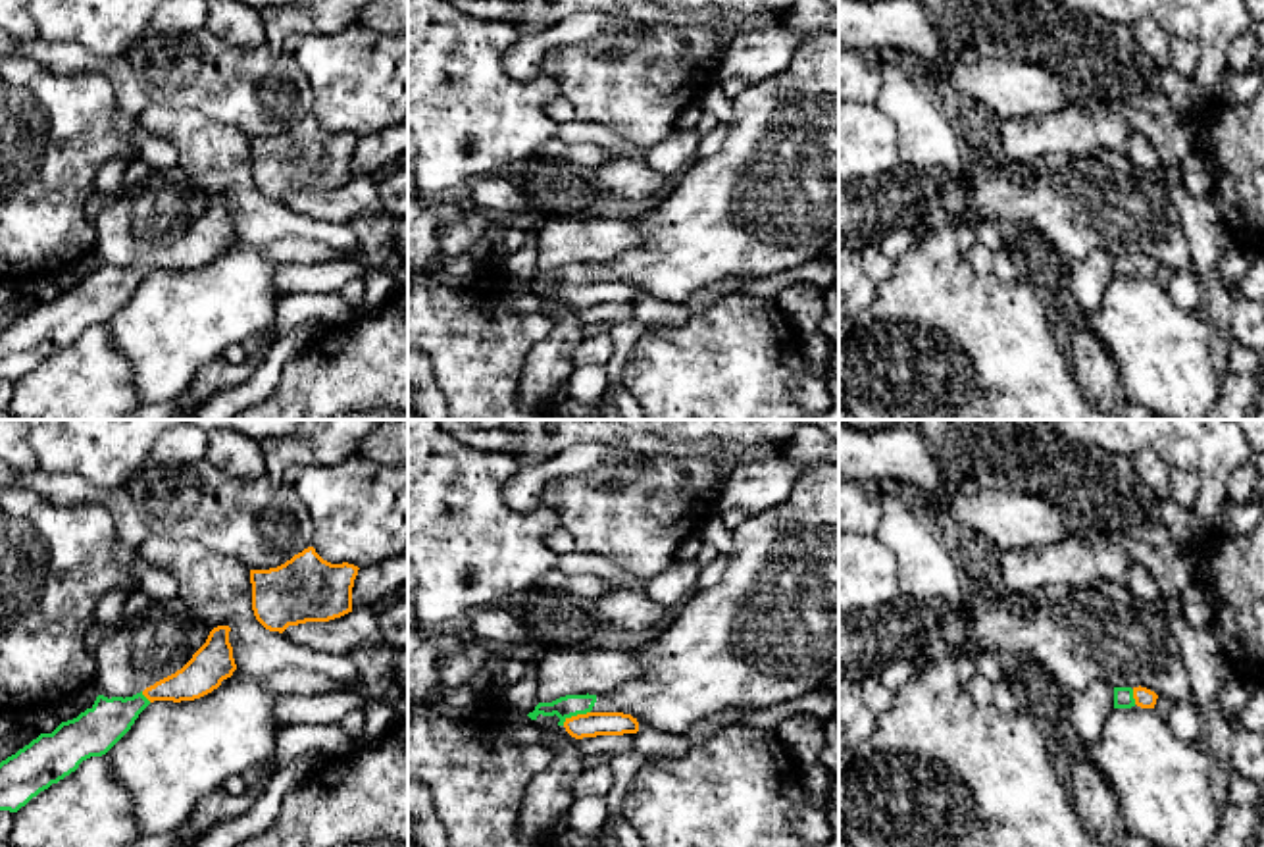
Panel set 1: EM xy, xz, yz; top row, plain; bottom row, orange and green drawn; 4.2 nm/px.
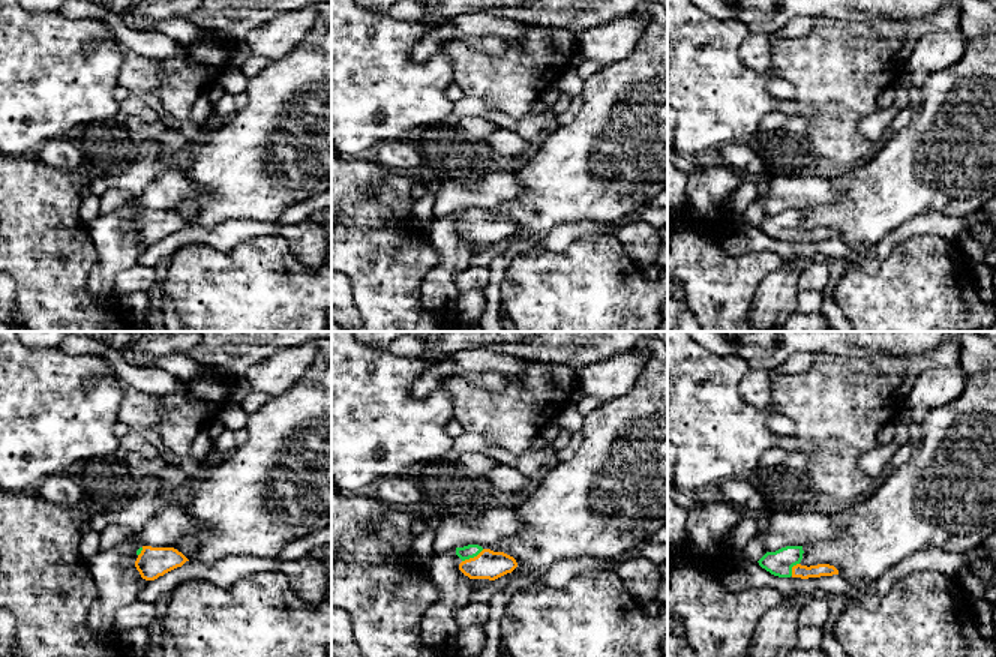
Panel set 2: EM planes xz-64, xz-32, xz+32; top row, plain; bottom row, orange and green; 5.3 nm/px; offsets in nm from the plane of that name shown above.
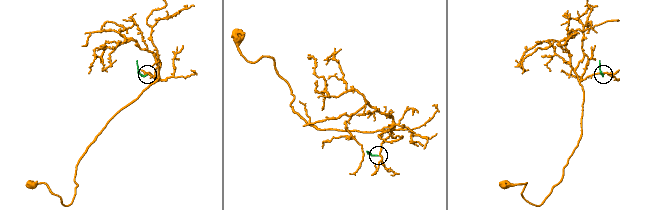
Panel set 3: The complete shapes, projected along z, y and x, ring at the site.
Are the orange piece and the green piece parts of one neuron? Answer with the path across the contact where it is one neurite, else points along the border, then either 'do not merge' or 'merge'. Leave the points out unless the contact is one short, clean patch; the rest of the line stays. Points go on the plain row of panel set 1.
runs through xz (591, 293), (578, 283), (570, 274); merge

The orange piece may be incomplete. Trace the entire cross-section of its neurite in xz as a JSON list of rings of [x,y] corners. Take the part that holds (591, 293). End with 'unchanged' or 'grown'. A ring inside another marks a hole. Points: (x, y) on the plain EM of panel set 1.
[[[566,264],[552,271],[539,271],[527,285],[537,289],[539,283],[556,283],[560,287],[558,295],[564,295],[575,308],[639,300],[639,291],[631,283],[594,281],[594,271],[596,264]]]; grown

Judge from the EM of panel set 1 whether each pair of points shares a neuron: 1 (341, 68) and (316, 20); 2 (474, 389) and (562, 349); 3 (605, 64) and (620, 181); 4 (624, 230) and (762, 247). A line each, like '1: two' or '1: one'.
1: two
2: two
3: one
4: two

